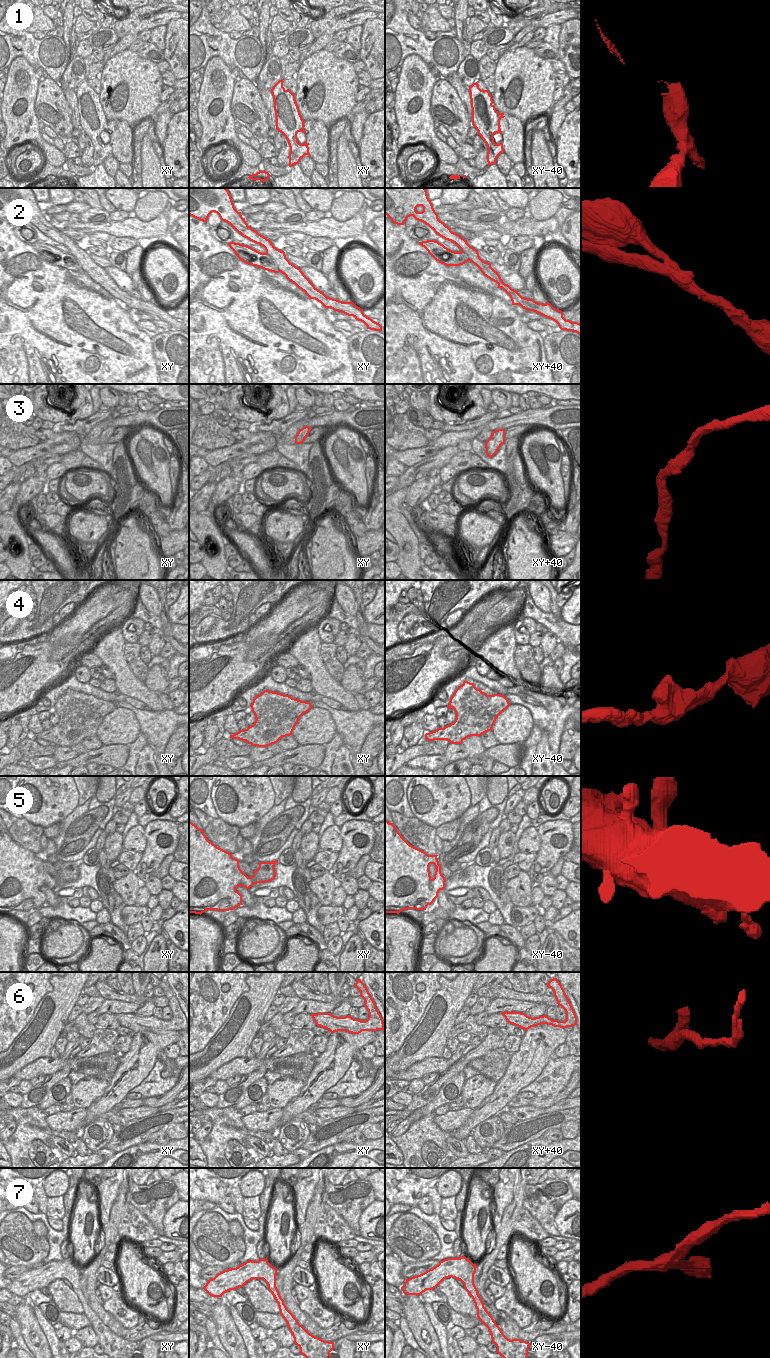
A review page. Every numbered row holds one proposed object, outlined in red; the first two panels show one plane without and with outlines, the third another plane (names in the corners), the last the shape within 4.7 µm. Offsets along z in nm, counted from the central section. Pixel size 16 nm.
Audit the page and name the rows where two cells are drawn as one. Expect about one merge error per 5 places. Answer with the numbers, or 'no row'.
no row

